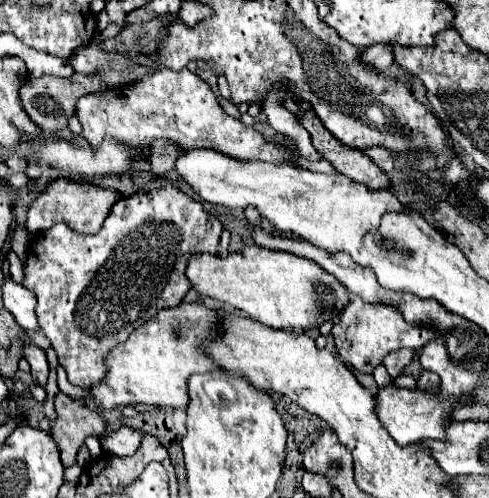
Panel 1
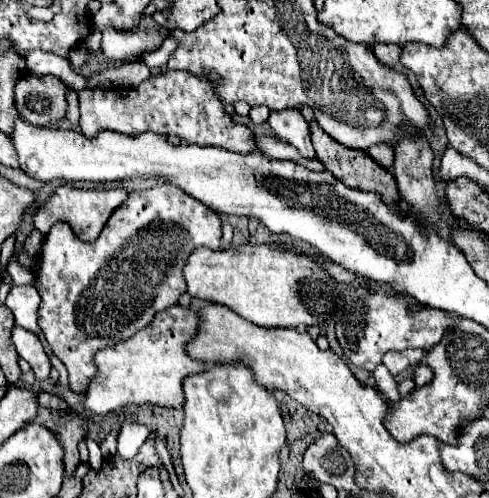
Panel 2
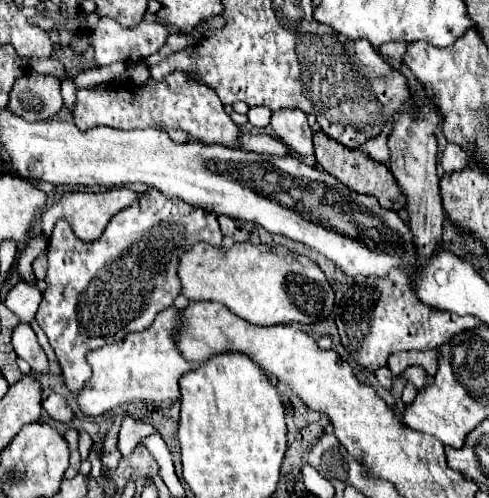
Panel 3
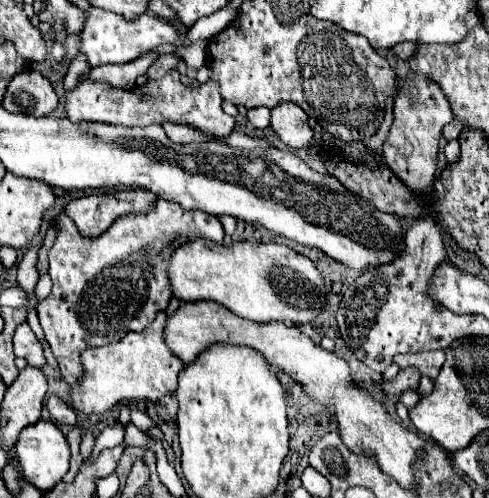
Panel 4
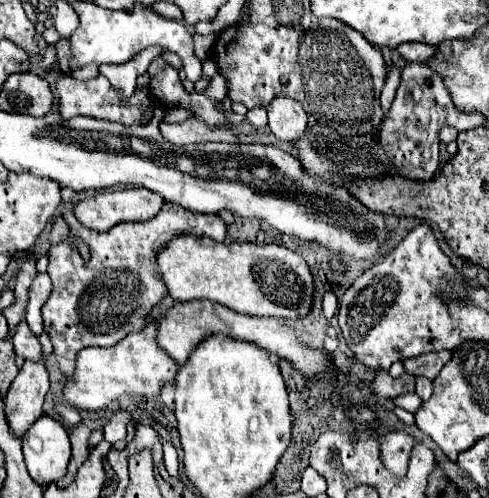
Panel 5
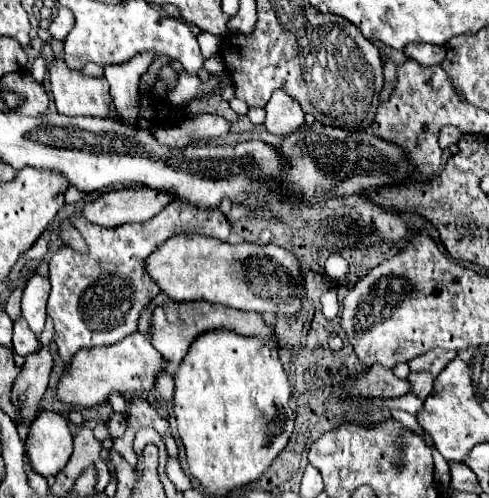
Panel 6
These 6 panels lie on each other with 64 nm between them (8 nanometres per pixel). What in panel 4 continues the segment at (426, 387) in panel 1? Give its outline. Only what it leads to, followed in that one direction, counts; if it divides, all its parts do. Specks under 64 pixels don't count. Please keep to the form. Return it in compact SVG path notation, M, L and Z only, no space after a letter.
M406 368L406 370L400 370L394 380L390 382L382 382L382 388L386 394L402 394L406 392L408 388L418 388L418 382L420 382L420 372L416 368Z

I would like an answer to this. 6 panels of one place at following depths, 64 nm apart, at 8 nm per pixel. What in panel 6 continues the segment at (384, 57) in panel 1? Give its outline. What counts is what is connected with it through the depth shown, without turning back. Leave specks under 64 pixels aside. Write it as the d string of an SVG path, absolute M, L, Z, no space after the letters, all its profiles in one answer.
M408 44L404 48L404 54L410 60L416 60L424 66L432 66L432 64L440 64L440 60L446 56L444 46L432 46L432 44Z

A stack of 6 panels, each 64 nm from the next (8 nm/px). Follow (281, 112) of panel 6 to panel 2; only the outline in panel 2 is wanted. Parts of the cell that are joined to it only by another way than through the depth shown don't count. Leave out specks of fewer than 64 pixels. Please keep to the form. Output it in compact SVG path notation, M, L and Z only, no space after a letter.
M294 108L274 110L274 112L270 112L268 124L284 142L296 146L302 156L306 156L306 158L316 156L314 146L310 142L308 122L302 118L302 114L298 110L294 110Z

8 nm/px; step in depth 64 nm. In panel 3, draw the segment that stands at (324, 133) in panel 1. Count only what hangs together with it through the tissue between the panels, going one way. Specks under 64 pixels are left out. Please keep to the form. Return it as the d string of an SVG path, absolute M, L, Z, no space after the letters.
M314 132L314 152L316 152L316 160L318 164L328 172L332 174L336 180L340 180L344 186L352 188L354 192L360 192L360 194L372 194L378 198L380 206L386 206L386 208L392 208L394 212L398 212L400 208L406 206L406 200L404 200L404 194L400 192L400 186L396 184L396 178L392 176L392 172L372 160L368 154L364 154L362 150L350 150L342 144L338 144L336 140L328 138L324 132Z

